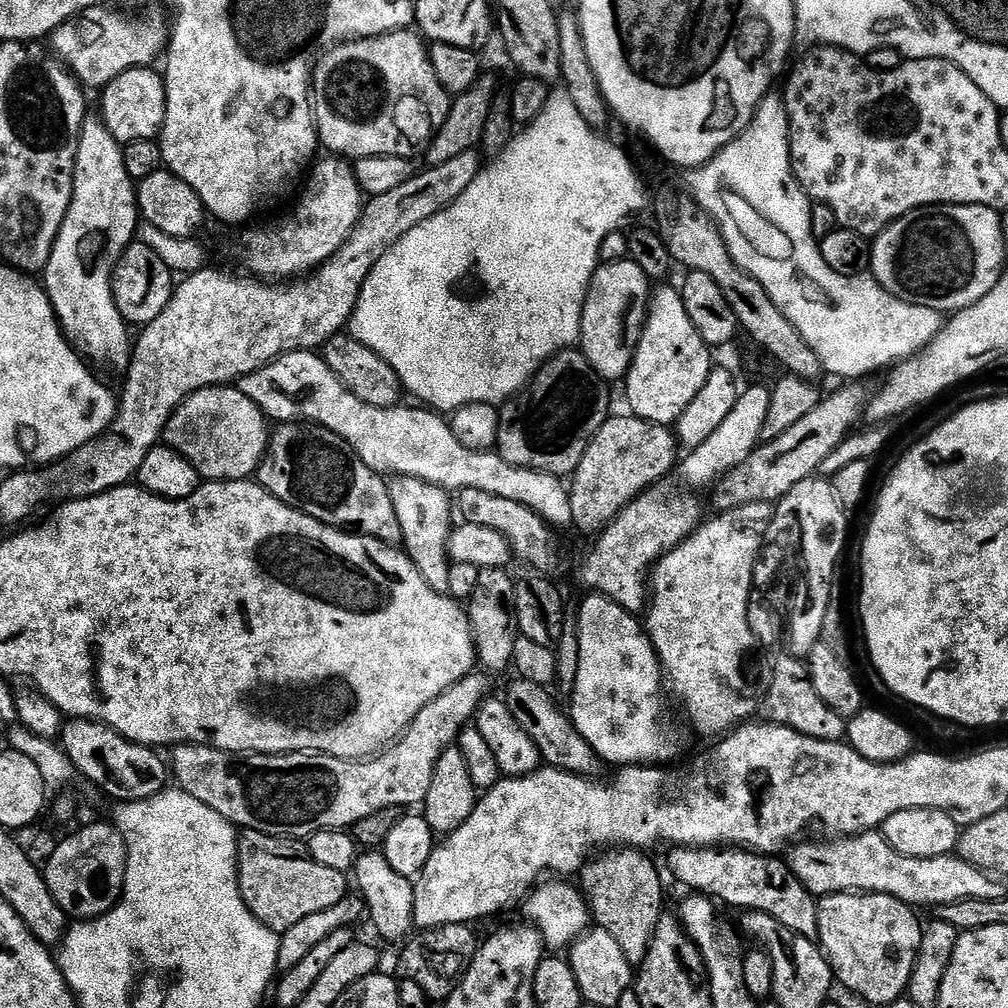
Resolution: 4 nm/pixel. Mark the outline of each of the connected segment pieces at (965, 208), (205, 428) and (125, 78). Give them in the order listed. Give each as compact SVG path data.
M946 204L911 212L909 216L903 216L893 224L887 224L871 244L872 279L896 300L929 308L941 314L955 314L986 298L986 294L994 290L1005 271L1006 239L1001 228L1001 217L993 209L977 204Z
M217 386L203 388L193 396L187 396L183 404L179 404L168 424L164 427L163 443L175 452L185 456L196 465L196 473L208 482L226 480L247 480L260 467L270 451L270 421L264 411L250 398L240 393L236 386Z
M132 68L122 75L116 76L114 82L102 89L104 96L100 100L99 115L102 117L106 130L121 144L133 144L139 140L156 140L164 130L166 118L166 90L164 78L159 71L147 68Z

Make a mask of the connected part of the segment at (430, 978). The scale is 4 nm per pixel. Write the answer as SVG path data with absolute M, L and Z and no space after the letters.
M451 924L442 930L428 930L417 940L409 939L403 945L404 957L400 964L404 972L432 1000L447 1001L452 991L460 984L460 977L466 974L470 962L476 956L478 939L473 929L466 924Z

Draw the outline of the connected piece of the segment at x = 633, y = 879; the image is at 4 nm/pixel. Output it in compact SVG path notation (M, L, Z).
M621 847L619 851L612 850L607 854L597 856L600 856L597 860L596 857L589 859L578 876L578 881L580 880L581 884L579 887L588 901L591 919L595 923L597 920L600 923L597 925L603 931L608 932L610 938L614 938L614 942L618 942L618 946L622 946L626 958L632 965L639 966L644 963L648 947L652 945L656 935L656 927L659 926L662 913L665 911L665 909L663 910L664 884L660 881L660 872L652 865L652 860L648 857L651 855L634 848Z

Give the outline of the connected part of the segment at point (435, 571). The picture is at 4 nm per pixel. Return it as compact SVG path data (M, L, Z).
M397 476L387 481L388 496L392 500L392 516L400 528L403 547L414 562L418 574L430 590L440 596L448 596L450 582L450 557L448 537L452 535L454 521L453 501L448 501L449 493L445 489L415 480L409 476Z

